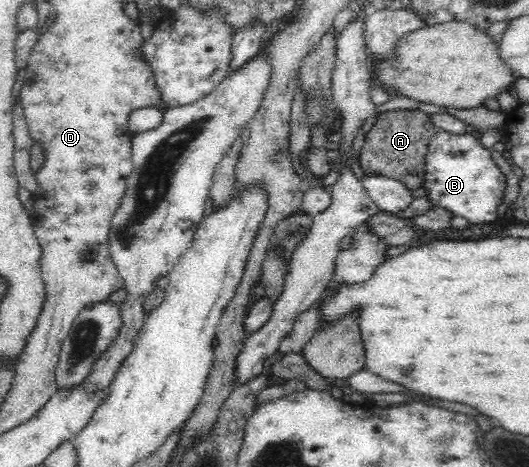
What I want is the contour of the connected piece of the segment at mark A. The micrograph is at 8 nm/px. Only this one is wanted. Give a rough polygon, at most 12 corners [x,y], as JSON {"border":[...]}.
{"border":[[415,109],[380,113],[361,148],[364,174],[423,186],[437,131]]}

